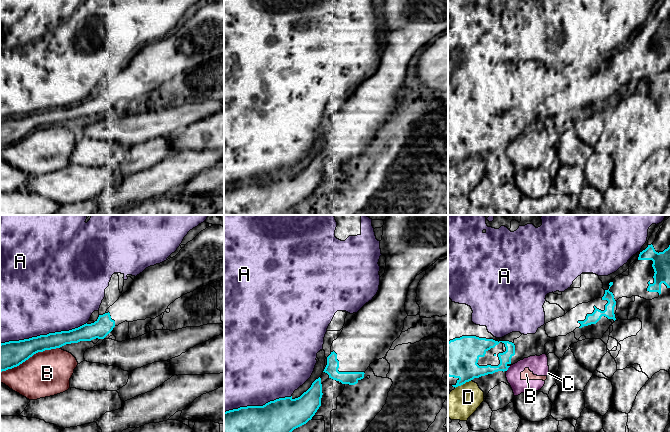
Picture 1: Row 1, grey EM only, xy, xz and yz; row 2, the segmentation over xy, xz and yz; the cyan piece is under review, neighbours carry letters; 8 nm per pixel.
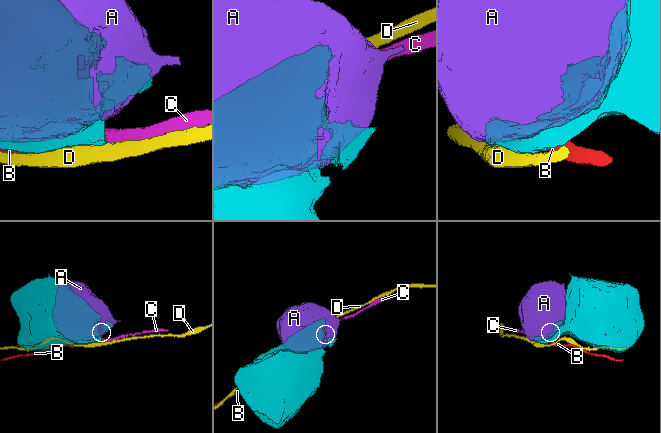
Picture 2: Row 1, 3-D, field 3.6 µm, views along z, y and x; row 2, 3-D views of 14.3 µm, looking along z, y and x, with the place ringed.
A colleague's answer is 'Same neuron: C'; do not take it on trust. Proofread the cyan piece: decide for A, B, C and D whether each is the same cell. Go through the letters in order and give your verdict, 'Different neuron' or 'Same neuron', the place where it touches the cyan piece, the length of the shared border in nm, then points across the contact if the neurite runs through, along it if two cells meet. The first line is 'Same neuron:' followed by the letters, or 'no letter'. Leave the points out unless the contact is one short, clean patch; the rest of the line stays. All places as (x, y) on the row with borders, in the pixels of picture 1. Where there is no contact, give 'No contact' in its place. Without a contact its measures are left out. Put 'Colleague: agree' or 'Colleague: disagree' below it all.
Same neuron: no letter
A: Different neuron. Touches cyan at xy (43, 335). Shared border 700 nm
B: Different neuron. Touches cyan at xy (29, 357). Shared border 500 nm
C: Different neuron. Touches cyan at yz (508, 367). Shared border 50 nm. Boundary: yz (510, 366), (506, 370)
D: Different neuron. Touches cyan at yz (462, 384). Shared border 140 nm
Colleague: disagree

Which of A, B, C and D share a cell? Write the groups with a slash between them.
A / B C / D

